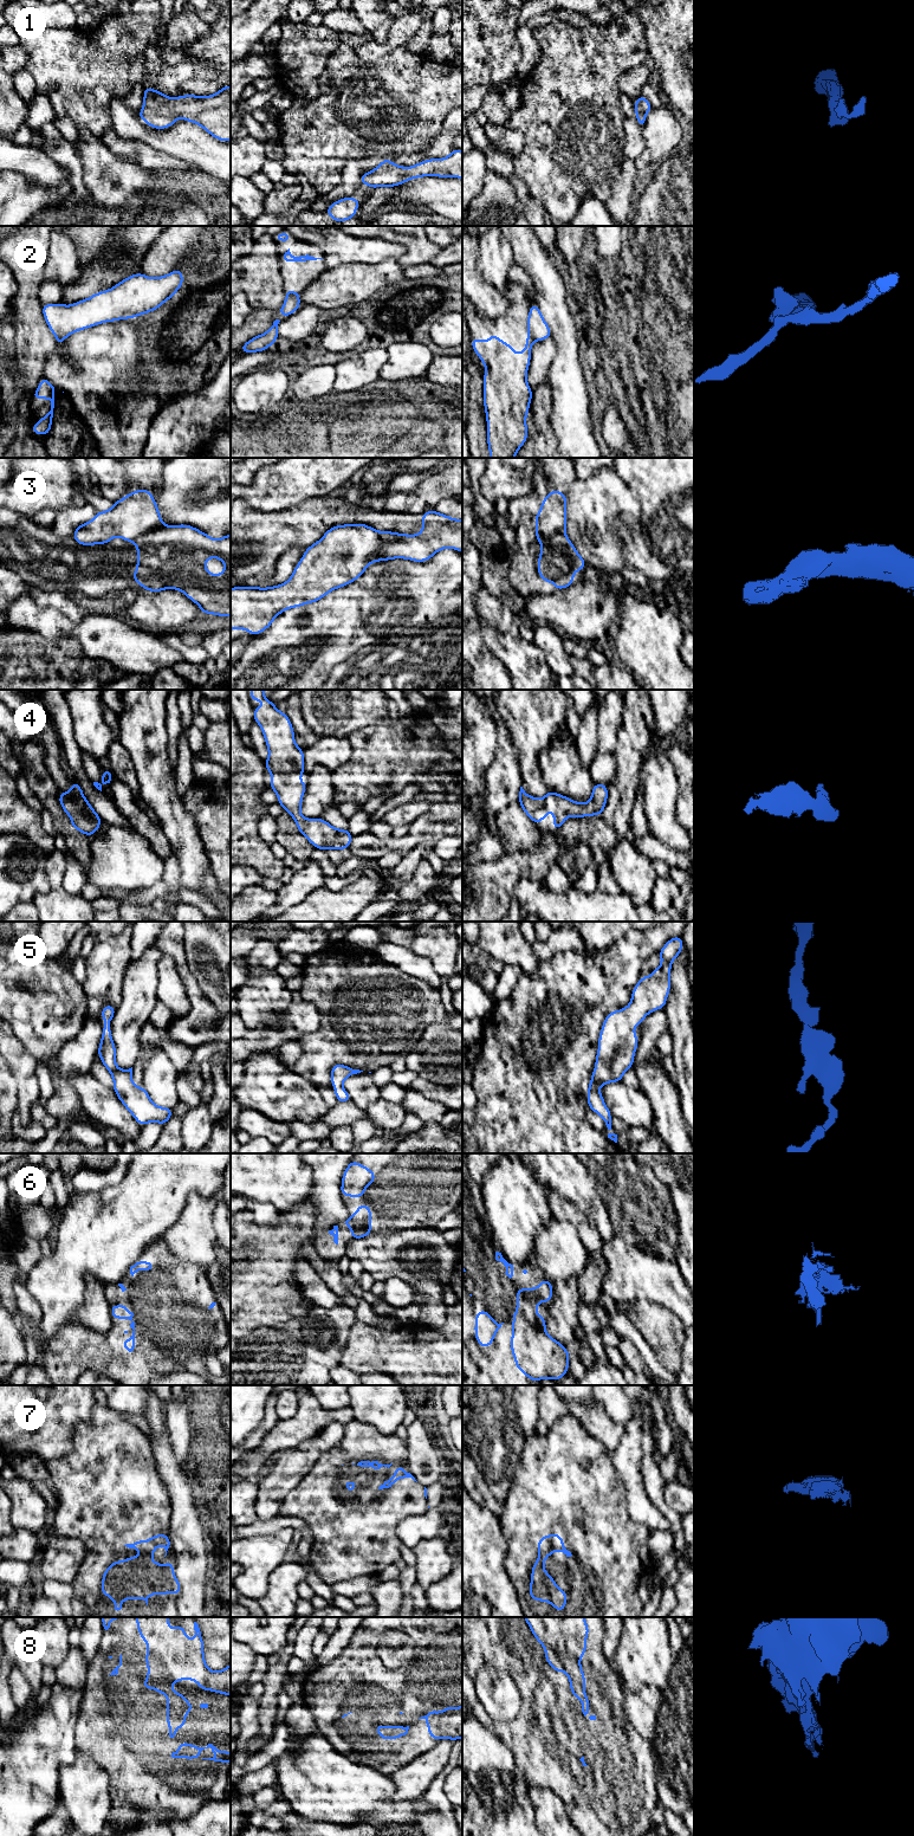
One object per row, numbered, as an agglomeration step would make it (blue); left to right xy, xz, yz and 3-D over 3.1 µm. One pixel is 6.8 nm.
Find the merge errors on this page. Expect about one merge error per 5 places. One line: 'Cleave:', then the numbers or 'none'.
Cleave: 2, 3

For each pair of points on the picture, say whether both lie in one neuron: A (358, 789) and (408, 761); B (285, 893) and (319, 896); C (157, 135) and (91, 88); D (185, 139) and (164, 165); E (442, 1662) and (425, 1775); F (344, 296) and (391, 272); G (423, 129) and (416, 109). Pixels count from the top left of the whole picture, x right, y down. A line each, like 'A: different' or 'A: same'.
A: same
B: different
C: different
D: different
E: different
F: same
G: same

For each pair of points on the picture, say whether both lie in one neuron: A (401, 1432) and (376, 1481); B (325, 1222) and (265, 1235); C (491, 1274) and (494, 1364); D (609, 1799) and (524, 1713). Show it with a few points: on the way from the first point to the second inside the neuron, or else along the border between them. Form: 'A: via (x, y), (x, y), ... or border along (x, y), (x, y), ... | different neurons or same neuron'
A: border along (394, 1434), (402, 1441) | different neurons
B: border along (312, 1211), (317, 1229), (329, 1229), (335, 1226) | different neurons
C: via (491, 1297), (491, 1342) | same neuron
D: via (583, 1783), (576, 1783), (532, 1739) | same neuron

